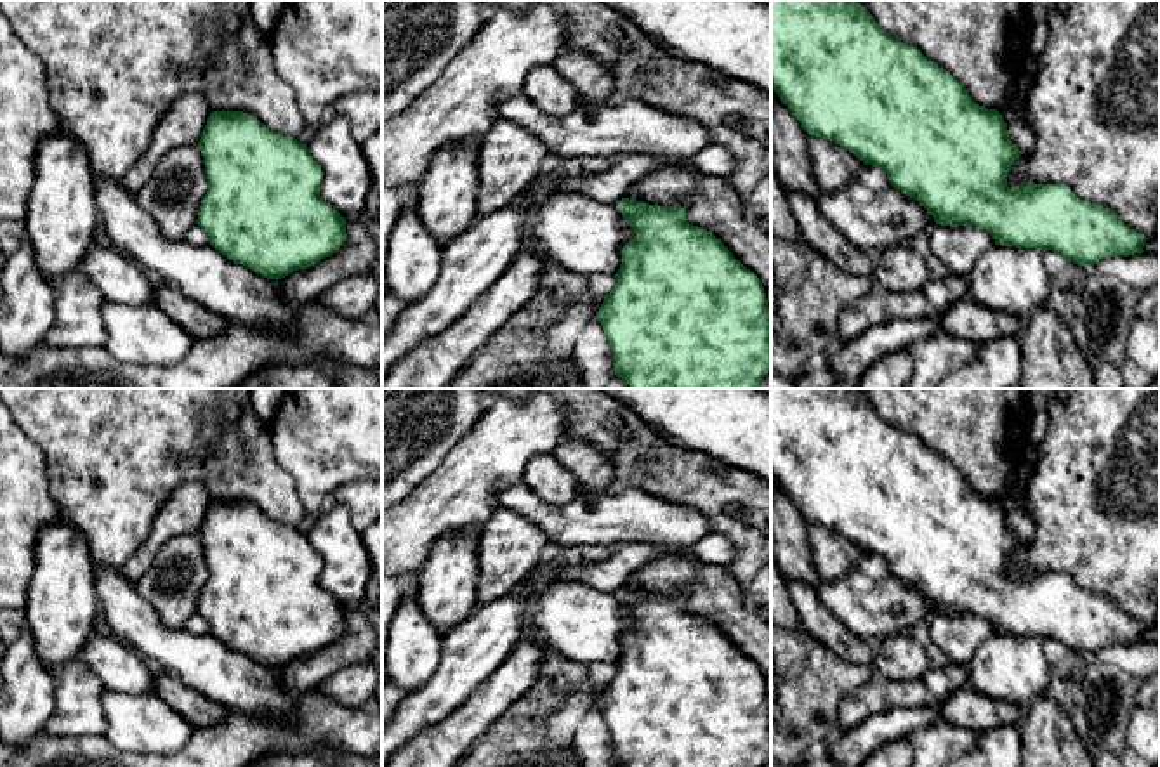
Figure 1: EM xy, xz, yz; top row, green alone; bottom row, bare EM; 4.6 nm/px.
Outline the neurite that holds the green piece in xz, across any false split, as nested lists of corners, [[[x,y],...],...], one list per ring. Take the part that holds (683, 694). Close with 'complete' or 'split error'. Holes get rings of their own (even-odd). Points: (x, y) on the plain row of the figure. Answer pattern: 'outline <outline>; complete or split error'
outline [[[622,587],[618,597],[636,626],[622,637],[615,677],[596,708],[608,727],[618,767],[764,767],[771,758],[771,720],[764,675],[719,626],[686,607],[682,595]]]; complete

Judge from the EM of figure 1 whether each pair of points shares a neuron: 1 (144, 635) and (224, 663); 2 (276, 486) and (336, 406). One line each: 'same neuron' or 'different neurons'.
1: same neuron
2: different neurons

